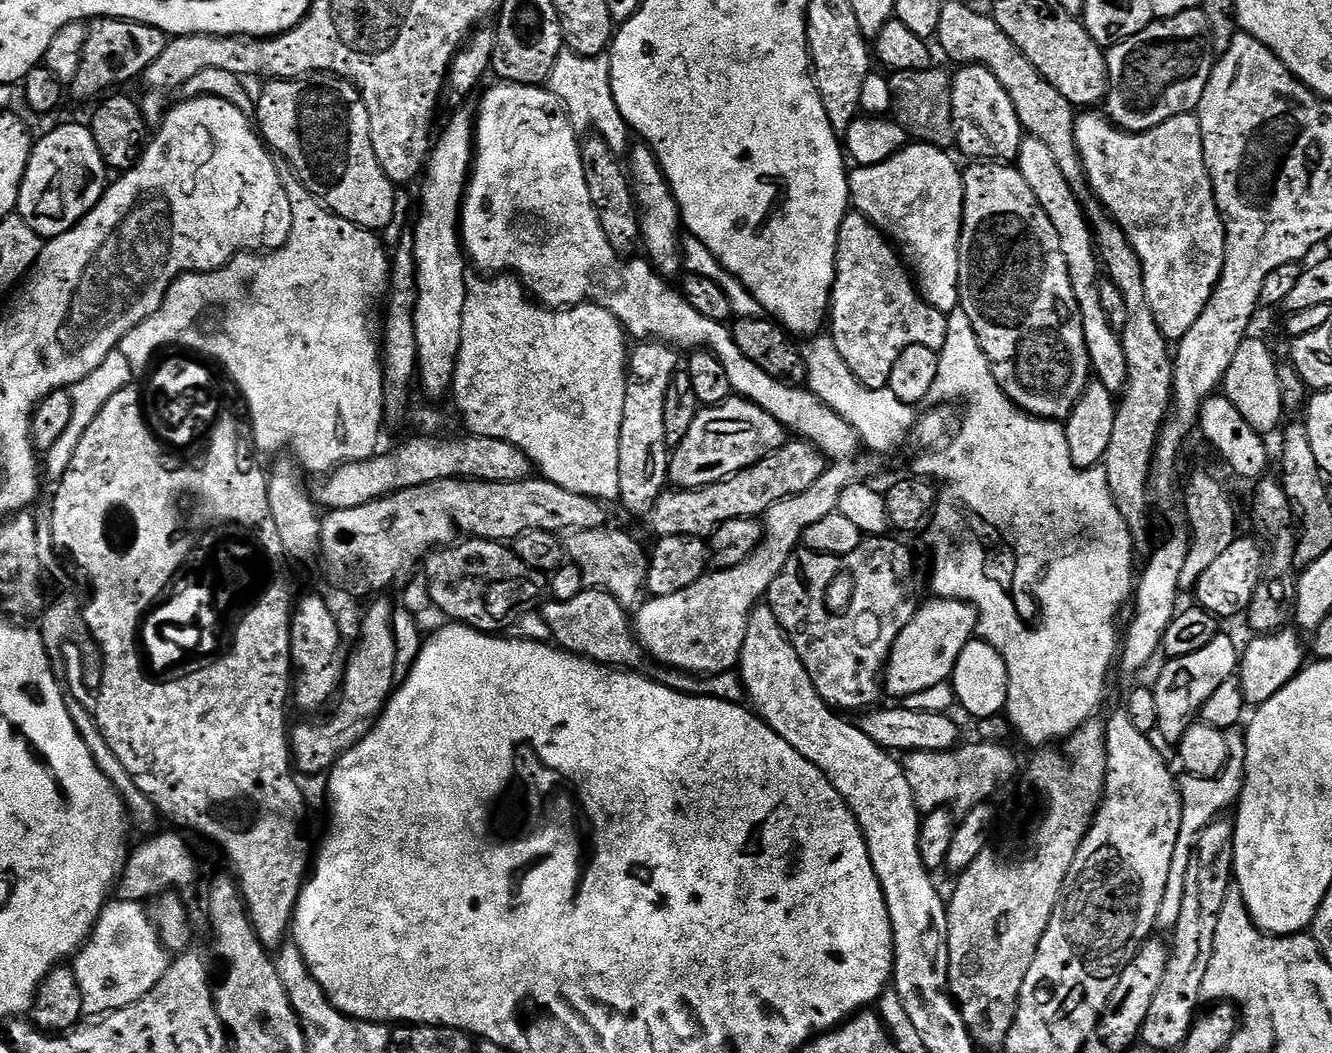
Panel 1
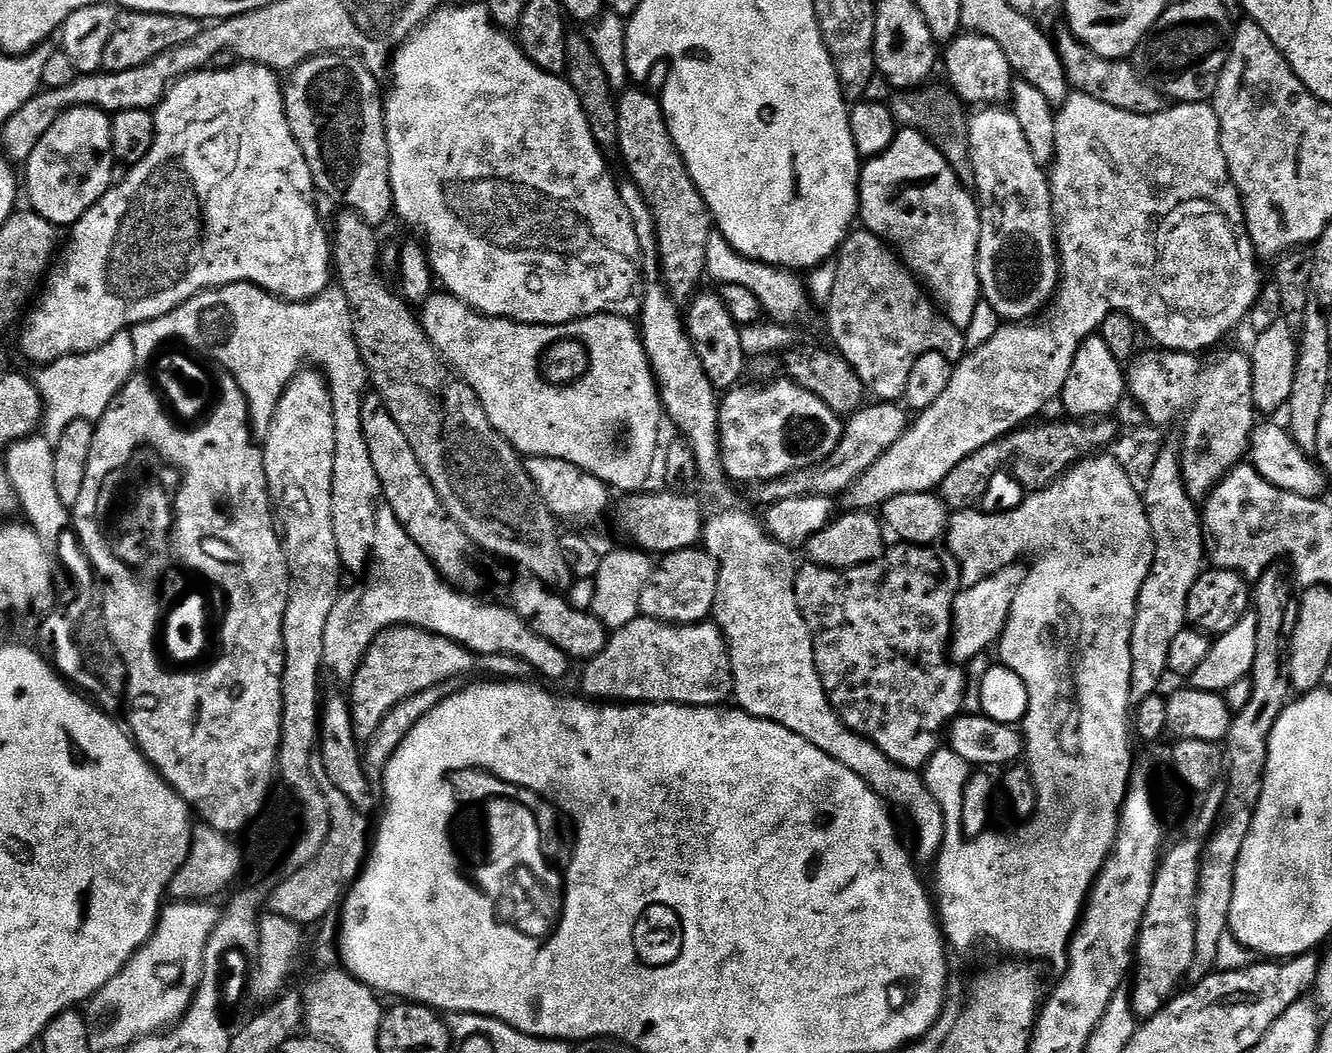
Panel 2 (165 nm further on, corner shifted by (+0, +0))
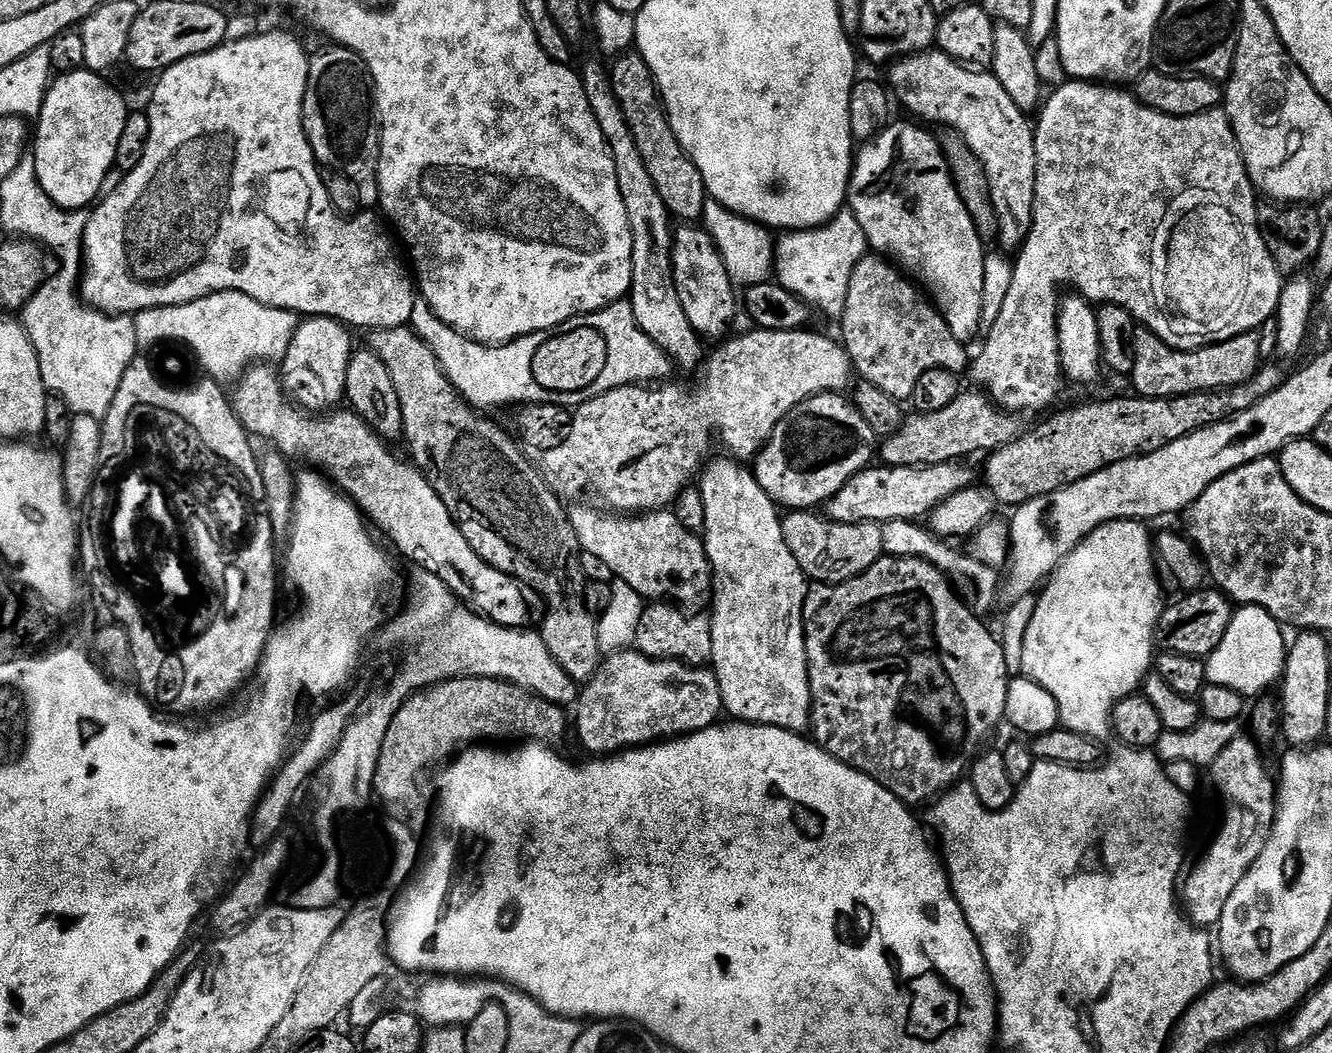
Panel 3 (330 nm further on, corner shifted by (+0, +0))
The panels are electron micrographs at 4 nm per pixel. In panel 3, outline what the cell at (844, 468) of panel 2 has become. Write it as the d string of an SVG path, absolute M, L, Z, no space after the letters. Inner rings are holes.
M980 390L961 391L958 398L954 398L954 402L950 402L950 406L946 406L946 410L934 410L933 412L925 412L923 414L912 414L905 419L895 434L887 437L879 445L878 456L889 468L922 468L926 464L950 464L953 462L963 461L964 456L972 456L975 452L984 452L983 454L991 454L997 448L1006 446L1010 442L1014 442L1022 432L1022 426L1016 420L1017 417L1013 413L1005 412L1004 409L992 403L990 397Z

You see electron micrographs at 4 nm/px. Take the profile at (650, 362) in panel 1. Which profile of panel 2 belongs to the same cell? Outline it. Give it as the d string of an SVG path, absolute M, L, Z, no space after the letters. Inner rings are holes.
M628 86L619 93L615 105L618 124L615 147L628 167L627 179L638 186L654 220L662 283L677 305L687 305L697 295L700 279L705 279L708 270L706 246L714 230L712 215L672 140L659 99L643 92L640 86Z

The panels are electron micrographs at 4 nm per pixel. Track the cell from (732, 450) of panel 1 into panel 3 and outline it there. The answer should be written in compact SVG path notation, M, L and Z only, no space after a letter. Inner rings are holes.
M823 392L794 406L755 457L756 481L777 506L784 510L816 510L854 478L863 468L873 463L878 452L878 438L862 418L860 409L843 395Z

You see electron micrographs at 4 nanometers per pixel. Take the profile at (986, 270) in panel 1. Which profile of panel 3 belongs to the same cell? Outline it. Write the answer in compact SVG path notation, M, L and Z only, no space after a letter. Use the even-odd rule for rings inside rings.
M917 52L895 61L888 70L887 83L897 101L900 99L910 111L917 112L921 121L937 120L937 125L953 128L964 138L970 150L974 150L990 182L990 198L998 214L999 247L1004 250L1019 249L1032 229L1032 203L1036 193L1036 134L1029 117L1018 106L1014 106L1010 94L1006 94L1002 82L998 82L998 78L992 75L991 71L965 66L960 61L950 58L945 52Z

